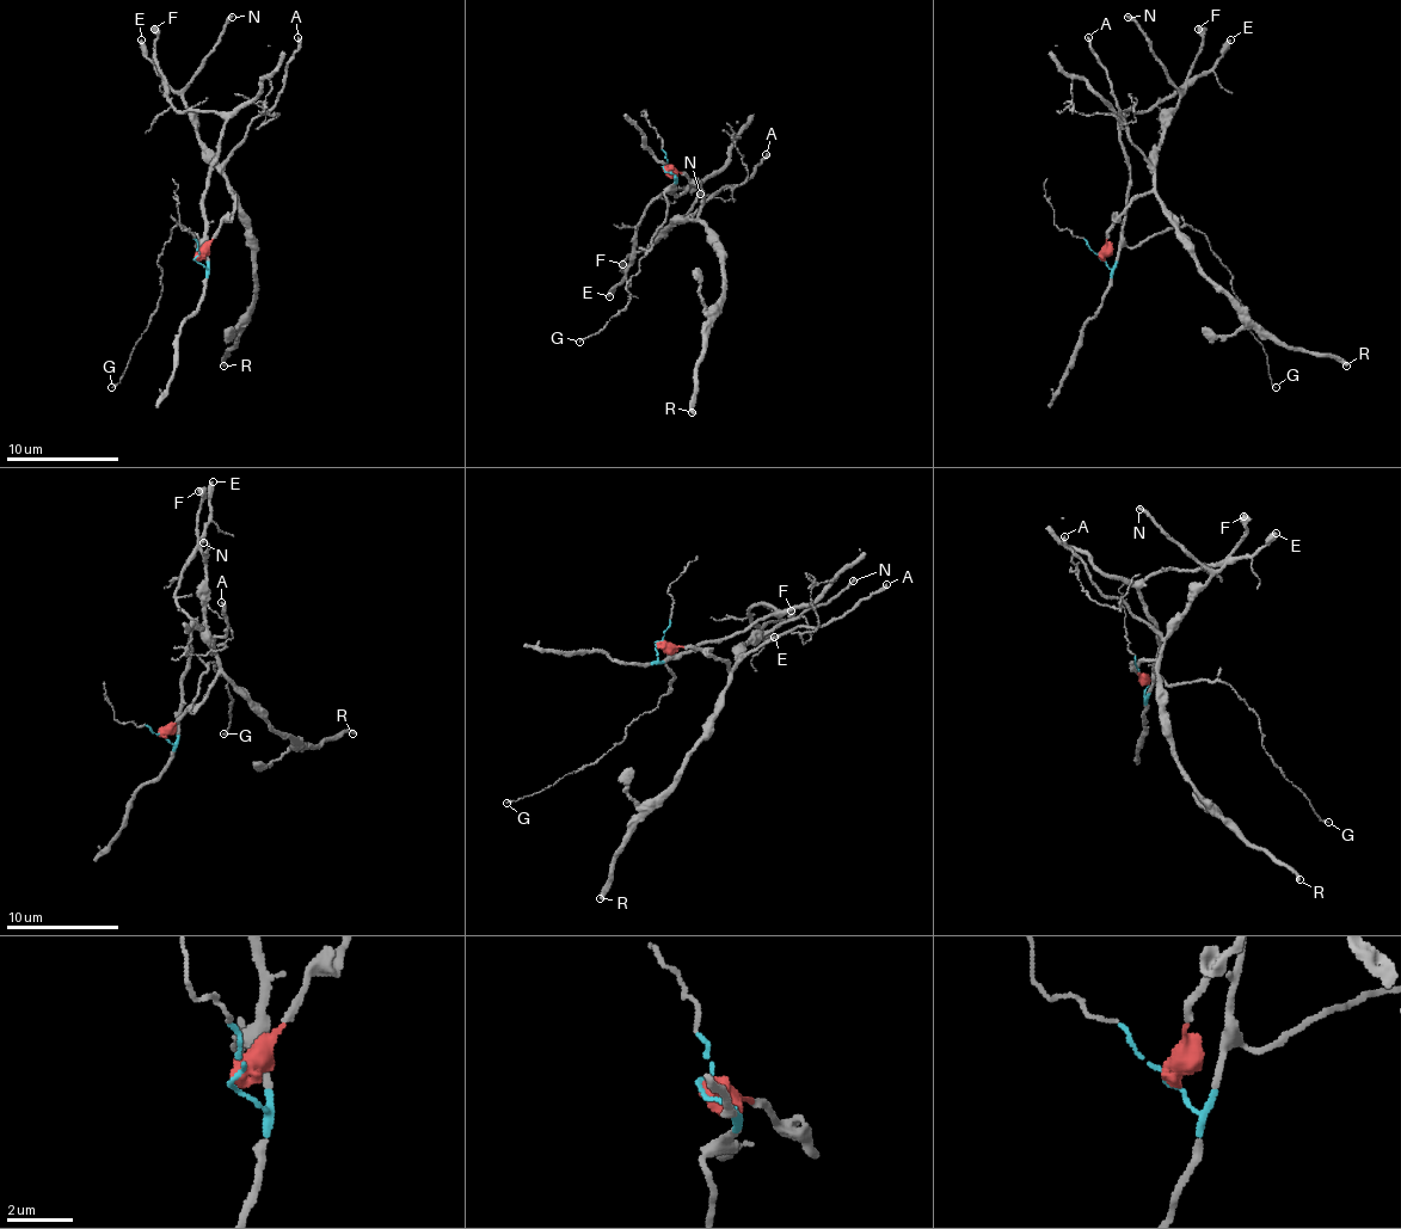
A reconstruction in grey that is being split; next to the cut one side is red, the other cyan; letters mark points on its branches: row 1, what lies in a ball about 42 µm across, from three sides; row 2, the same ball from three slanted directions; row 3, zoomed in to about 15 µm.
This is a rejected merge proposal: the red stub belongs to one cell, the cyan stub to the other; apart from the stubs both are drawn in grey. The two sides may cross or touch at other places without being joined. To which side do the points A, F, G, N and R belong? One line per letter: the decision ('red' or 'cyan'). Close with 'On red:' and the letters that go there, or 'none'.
A: red
F: red
G: cyan
N: red
R: red
On red: A, F, N, R

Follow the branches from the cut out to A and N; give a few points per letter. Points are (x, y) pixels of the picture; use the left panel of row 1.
A: (196, 259), (235, 206), (223, 164), (244, 137), (246, 127), (275, 104), (286, 67), (297, 50), (297, 36)
N: (196, 259), (235, 200), (209, 149), (198, 137), (196, 115), (184, 104), (184, 96), (232, 17)

